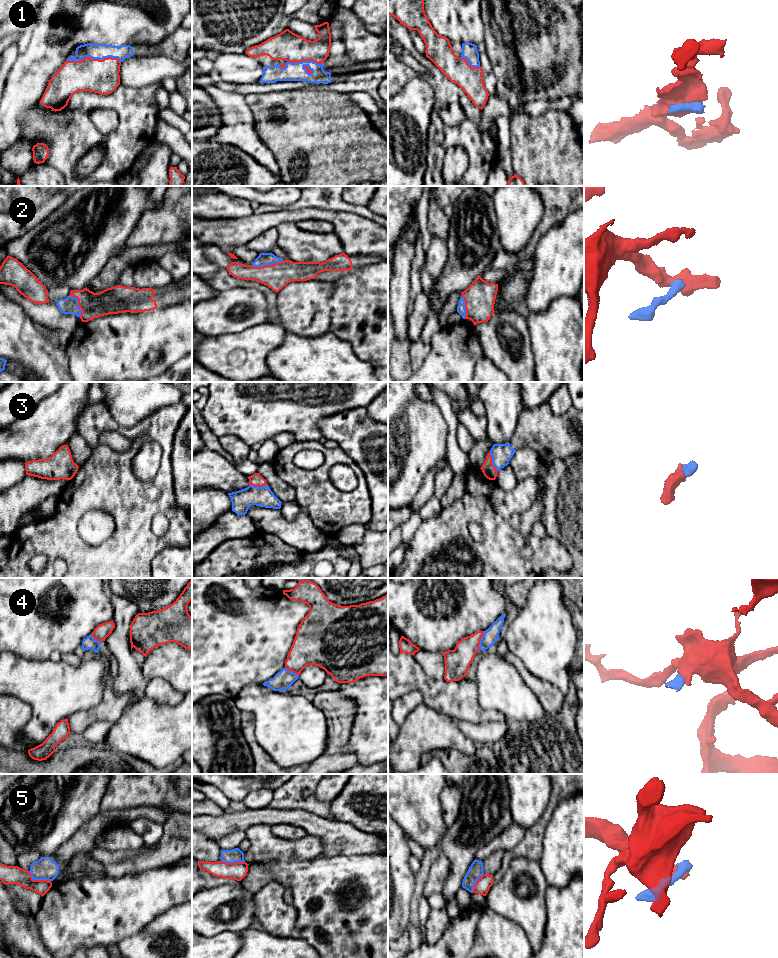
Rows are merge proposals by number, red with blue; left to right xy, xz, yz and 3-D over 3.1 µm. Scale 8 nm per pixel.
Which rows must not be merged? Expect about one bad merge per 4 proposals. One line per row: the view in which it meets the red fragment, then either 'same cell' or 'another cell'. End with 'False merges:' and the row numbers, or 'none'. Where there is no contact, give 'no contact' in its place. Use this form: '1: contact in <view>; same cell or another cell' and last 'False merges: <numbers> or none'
1: contact in xy; same cell
2: contact in xz; same cell
3: contact in yz; same cell
4: contact in yz; another cell
5: contact in xy; another cell
False merges: 4, 5

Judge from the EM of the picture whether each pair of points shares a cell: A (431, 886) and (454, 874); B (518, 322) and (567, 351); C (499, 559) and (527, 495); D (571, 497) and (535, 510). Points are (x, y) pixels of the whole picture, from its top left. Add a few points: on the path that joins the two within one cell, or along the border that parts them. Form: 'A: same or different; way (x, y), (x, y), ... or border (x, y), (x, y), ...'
A: different; border (446, 855), (449, 861), (449, 875), (441, 892)
B: different; border (526, 318), (532, 351)
C: same; way (499, 542), (499, 519), (510, 508)
D: different; border (539, 489), (542, 495), (541, 519)

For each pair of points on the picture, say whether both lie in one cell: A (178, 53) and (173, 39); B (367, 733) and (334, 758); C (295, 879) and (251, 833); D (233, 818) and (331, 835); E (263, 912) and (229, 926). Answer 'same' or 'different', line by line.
A: same
B: different
C: different
D: same
E: different

